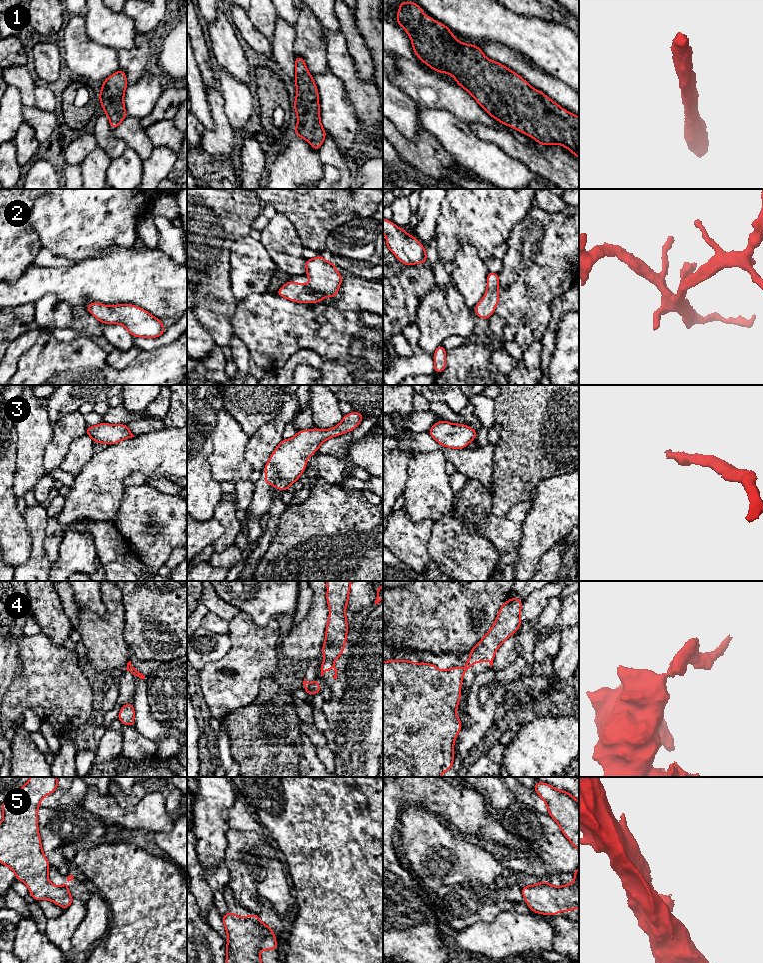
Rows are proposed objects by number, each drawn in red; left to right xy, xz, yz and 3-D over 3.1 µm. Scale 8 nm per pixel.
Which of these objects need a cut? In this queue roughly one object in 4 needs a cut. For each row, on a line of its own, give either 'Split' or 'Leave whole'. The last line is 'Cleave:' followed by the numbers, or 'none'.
1: Leave whole
2: Leave whole
3: Leave whole
4: Split
5: Split
Cleave: 4, 5

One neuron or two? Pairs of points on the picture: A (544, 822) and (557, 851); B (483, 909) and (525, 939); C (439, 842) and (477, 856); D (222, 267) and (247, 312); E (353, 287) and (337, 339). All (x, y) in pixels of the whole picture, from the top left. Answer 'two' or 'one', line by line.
A: one
B: two
C: one
D: two
E: two

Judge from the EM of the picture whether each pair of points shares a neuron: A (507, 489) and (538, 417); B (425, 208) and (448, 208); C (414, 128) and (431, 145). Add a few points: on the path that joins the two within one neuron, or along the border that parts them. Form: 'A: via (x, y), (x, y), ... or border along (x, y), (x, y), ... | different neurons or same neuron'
A: via (517, 471), (525, 454), (537, 442), (538, 435) | same neuron
B: border along (444, 199), (440, 205), (440, 214), (435, 230) | different neurons
C: border along (423, 131), (420, 133) | different neurons

